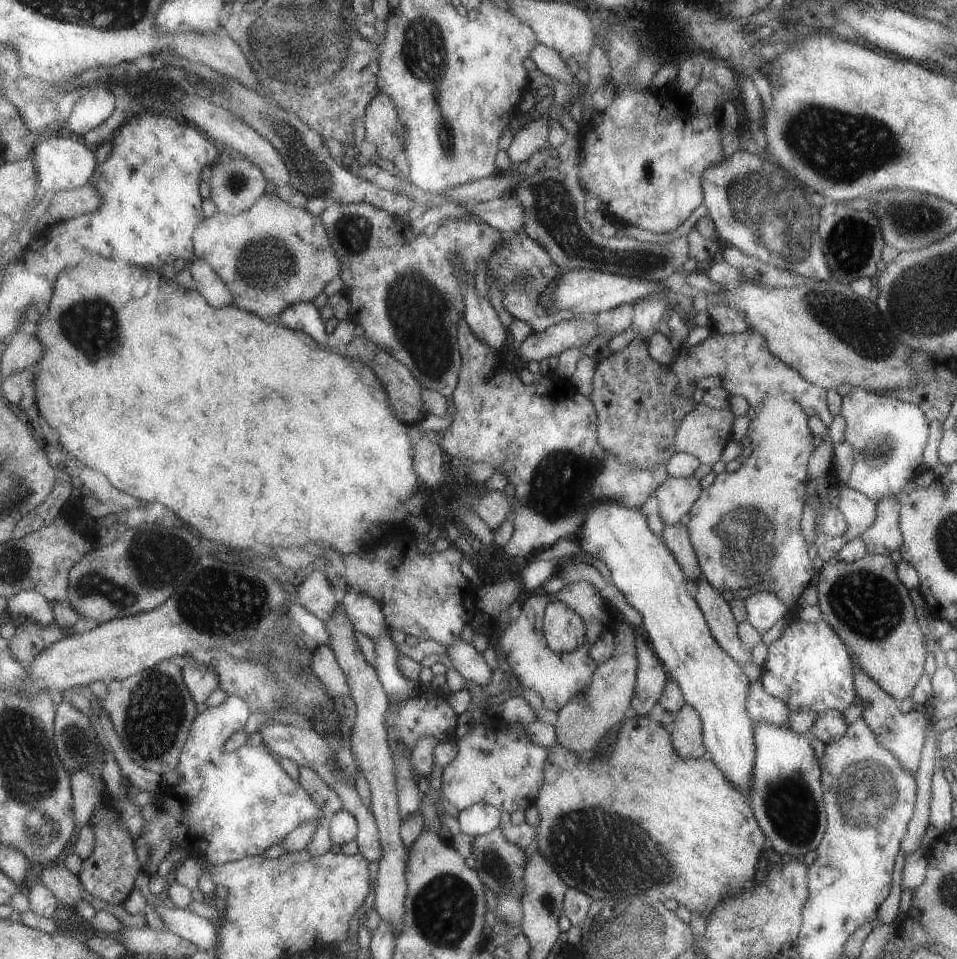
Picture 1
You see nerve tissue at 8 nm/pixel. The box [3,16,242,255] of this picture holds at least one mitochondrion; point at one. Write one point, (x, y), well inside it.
(174, 74)

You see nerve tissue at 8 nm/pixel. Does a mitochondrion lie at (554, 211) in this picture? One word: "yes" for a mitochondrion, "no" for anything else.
yes

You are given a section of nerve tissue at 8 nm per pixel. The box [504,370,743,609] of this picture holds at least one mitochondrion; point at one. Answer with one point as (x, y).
(560, 484)

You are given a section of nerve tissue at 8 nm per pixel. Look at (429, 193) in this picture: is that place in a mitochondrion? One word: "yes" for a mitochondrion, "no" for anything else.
no

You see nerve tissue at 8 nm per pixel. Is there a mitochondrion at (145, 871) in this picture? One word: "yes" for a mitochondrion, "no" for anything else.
no

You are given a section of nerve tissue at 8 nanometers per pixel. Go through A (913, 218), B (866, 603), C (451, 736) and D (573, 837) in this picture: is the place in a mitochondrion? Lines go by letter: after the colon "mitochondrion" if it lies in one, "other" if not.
A: mitochondrion
B: mitochondrion
C: other
D: mitochondrion

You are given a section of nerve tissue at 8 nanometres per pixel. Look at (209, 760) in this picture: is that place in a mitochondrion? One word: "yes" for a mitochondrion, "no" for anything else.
no

